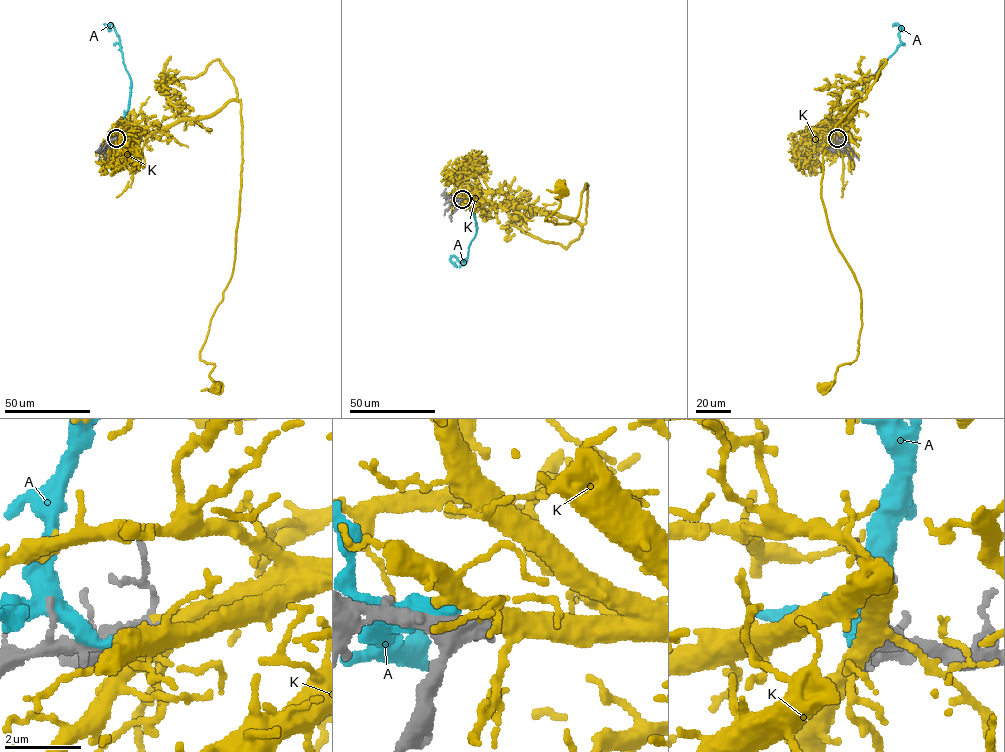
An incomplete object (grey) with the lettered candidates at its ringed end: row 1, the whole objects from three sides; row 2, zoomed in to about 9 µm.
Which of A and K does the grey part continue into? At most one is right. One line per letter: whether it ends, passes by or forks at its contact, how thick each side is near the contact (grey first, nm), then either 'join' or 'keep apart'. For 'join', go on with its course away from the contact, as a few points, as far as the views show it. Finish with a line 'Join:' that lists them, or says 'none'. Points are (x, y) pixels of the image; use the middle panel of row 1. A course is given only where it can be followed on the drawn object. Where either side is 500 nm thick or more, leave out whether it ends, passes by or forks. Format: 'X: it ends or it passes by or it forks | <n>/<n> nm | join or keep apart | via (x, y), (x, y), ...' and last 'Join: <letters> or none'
A: 400/600 nm | keep apart
K: it forks | 320/360 nm | join | via (462, 199), (552, 211), (584, 224), (586, 184), (579, 214), (570, 223), (545, 221), (558, 208), (560, 187)
Join: K

